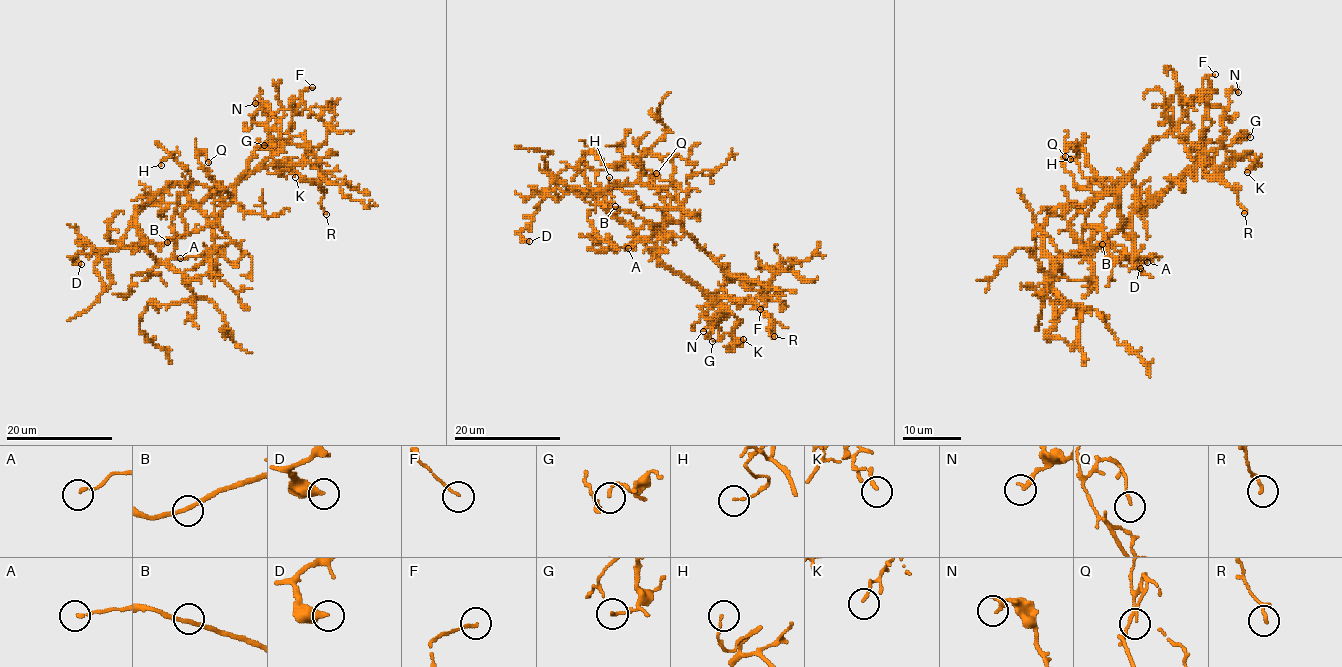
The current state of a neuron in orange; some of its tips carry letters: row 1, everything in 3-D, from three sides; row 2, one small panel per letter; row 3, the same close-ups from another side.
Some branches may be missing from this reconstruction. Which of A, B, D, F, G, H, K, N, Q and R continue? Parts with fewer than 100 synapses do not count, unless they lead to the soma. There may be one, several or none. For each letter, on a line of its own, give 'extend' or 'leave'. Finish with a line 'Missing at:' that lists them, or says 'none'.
A: leave
B: leave
D: leave
F: leave
G: leave
H: leave
K: leave
N: leave
Q: leave
R: leave
Missing at: none

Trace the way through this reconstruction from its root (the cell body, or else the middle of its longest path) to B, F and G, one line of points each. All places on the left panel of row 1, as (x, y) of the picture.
B: (164, 187), (187, 185), (187, 197), (208, 222), (193, 233), (173, 237), (167, 242)
F: (164, 187), (187, 185), (187, 194), (201, 203), (211, 194), (251, 174), (288, 138), (300, 93), (312, 87)
G: (164, 187), (187, 185), (187, 194), (201, 203), (268, 166), (274, 157), (271, 143), (264, 145)

